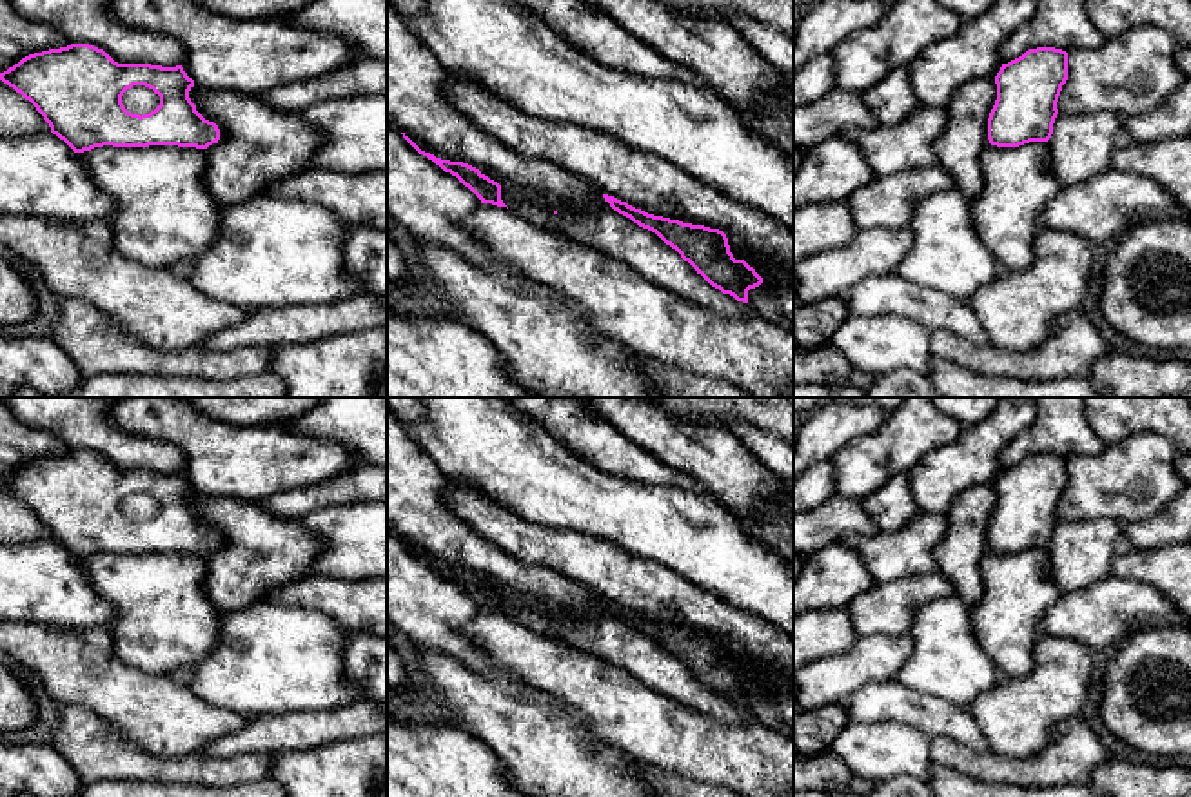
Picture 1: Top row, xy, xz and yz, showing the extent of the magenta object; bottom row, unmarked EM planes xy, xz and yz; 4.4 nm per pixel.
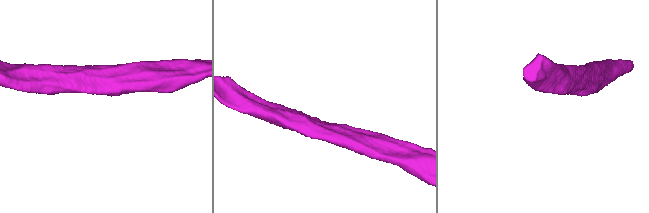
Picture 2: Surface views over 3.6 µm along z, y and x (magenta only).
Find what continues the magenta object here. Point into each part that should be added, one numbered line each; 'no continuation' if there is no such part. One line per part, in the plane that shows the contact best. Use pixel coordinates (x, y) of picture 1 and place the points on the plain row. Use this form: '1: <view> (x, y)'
1: xy (140, 507)

